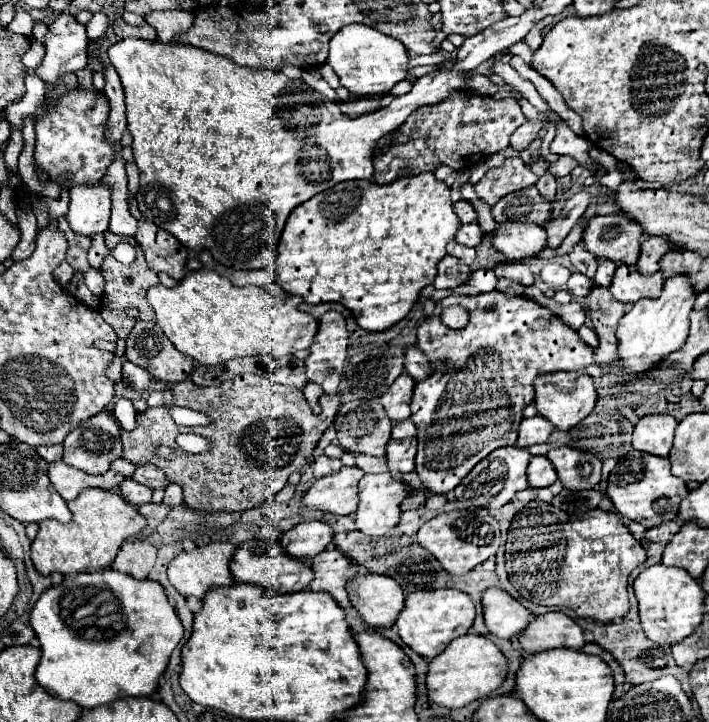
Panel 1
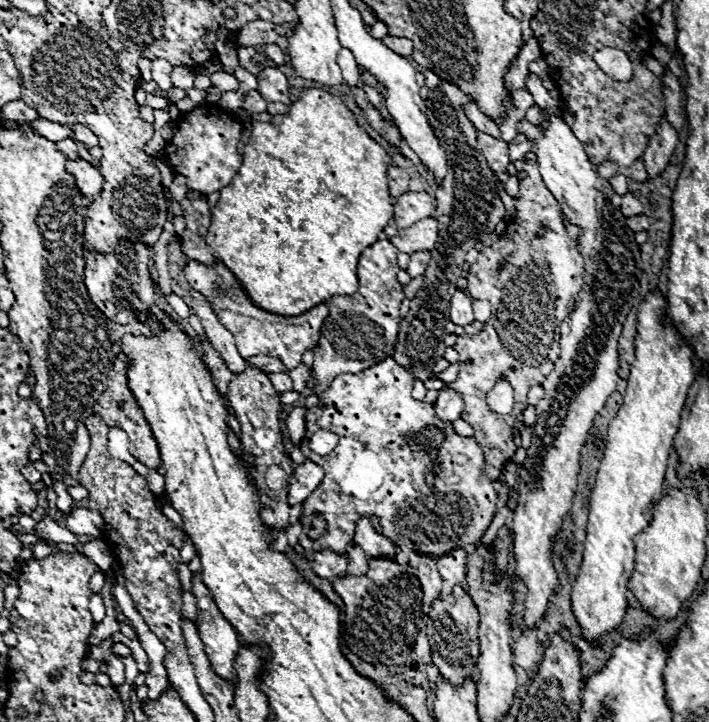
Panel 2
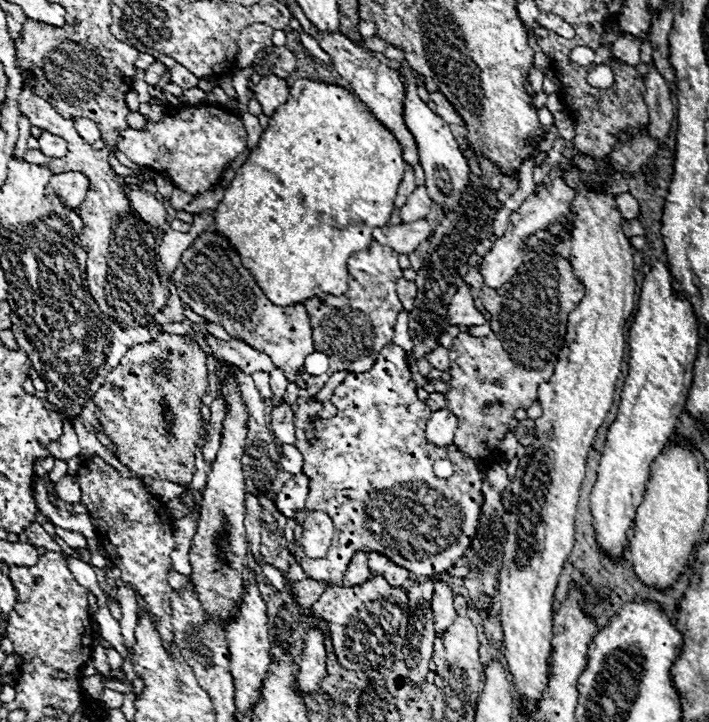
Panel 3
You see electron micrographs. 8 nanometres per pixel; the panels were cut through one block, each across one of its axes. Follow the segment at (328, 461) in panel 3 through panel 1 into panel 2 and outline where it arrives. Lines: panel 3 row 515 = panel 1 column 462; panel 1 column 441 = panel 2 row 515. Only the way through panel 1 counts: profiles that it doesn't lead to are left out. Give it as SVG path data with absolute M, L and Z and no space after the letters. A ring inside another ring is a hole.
M394 358L384 360L382 364L374 364L374 368L366 368L364 372L358 374L342 374L336 376L336 380L330 384L326 392L322 392L318 398L320 402L314 408L308 408L306 414L306 438L316 434L316 430L326 430L336 434L338 446L326 454L318 456L308 448L310 440L302 440L300 448L306 454L306 458L314 460L324 468L324 480L320 486L306 498L304 502L304 520L306 524L314 514L320 514L326 522L326 534L320 536L318 540L304 540L300 542L308 550L322 550L322 548L334 548L334 552L346 552L348 546L352 544L352 534L356 528L356 522L360 518L370 518L374 528L382 532L386 538L390 538L396 546L400 548L412 548L416 552L426 552L438 558L440 554L466 546L466 544L476 544L486 528L490 526L494 514L496 514L496 500L498 494L492 488L490 478L484 474L484 452L480 444L476 442L474 436L458 436L452 430L452 424L444 424L438 416L432 404L418 402L412 398L412 386L414 386L414 376L400 364L396 364ZM442 422L446 428L446 440L440 446L440 476L436 476L436 484L428 486L424 482L426 476L426 466L430 458L420 452L418 446L412 446L406 442L406 436L414 430L420 430L428 424Z

